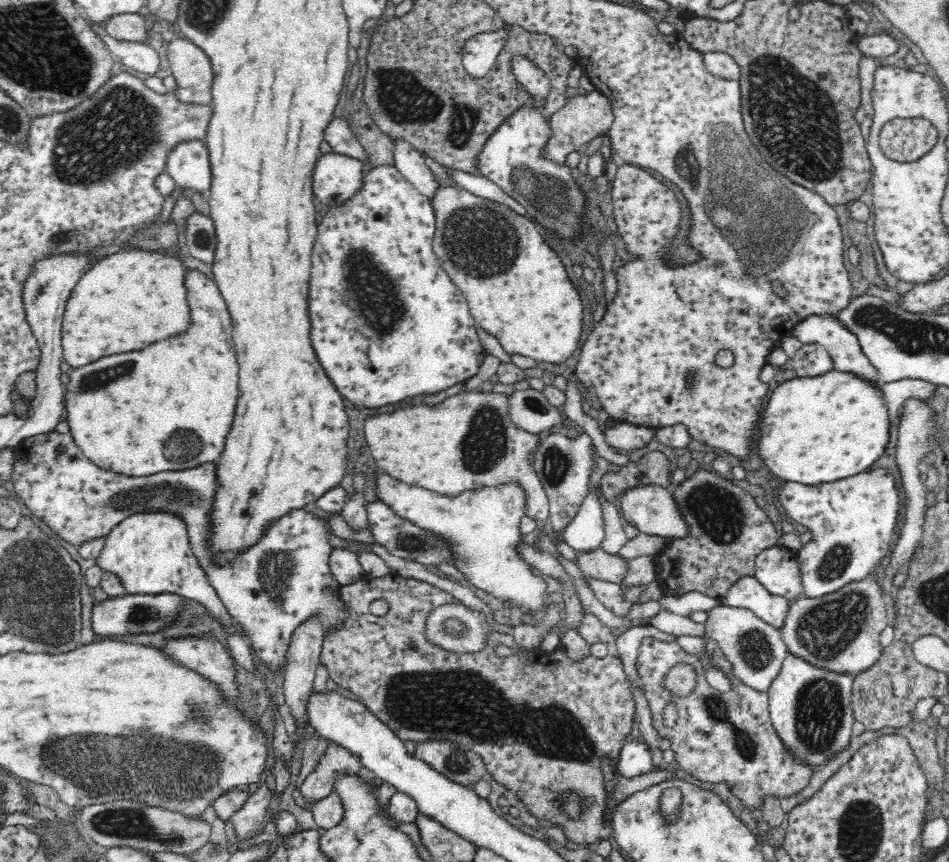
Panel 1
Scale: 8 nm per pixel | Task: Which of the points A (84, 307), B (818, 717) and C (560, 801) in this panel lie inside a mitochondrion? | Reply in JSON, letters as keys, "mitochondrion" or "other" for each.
{"A":"other","B":"mitochondrion","C":"other"}

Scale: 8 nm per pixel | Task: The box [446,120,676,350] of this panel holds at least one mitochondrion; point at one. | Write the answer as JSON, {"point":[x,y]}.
{"point":[550,196]}

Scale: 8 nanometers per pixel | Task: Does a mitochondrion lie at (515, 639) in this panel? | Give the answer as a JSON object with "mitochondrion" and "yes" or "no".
{"mitochondrion":"no"}

